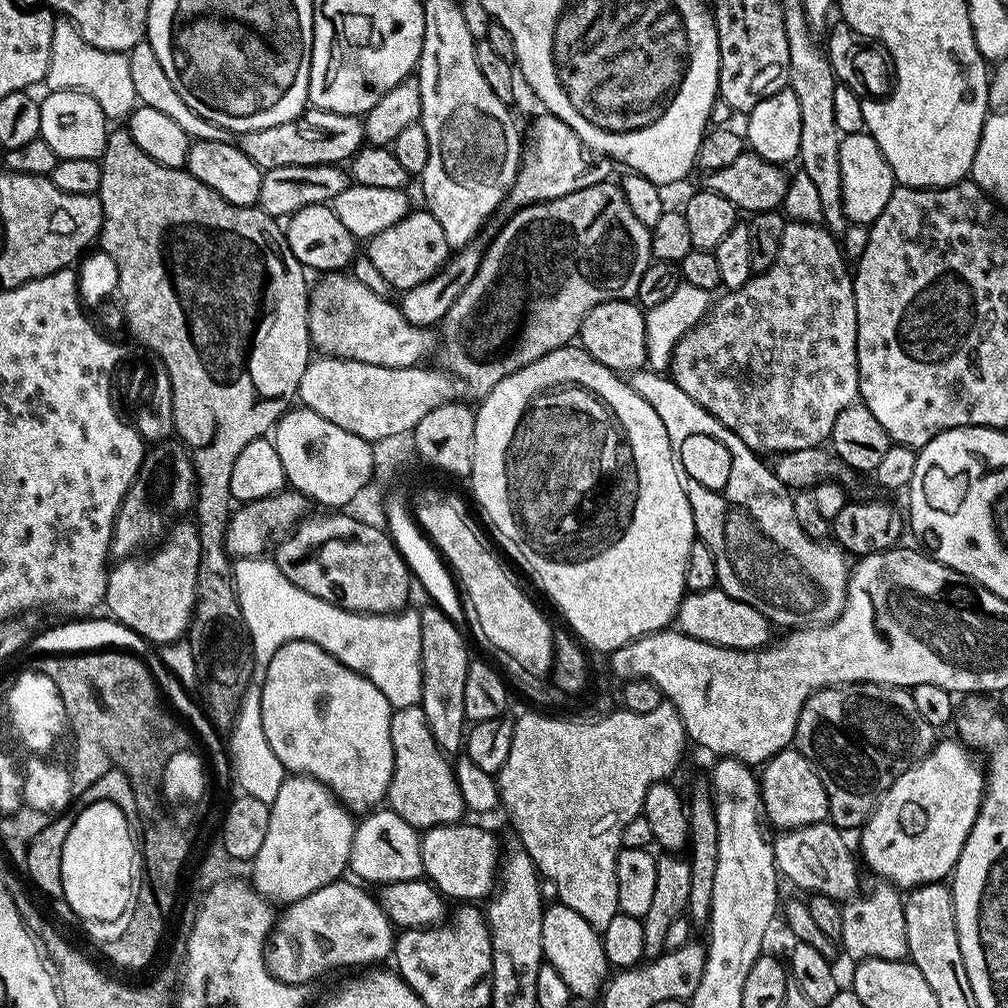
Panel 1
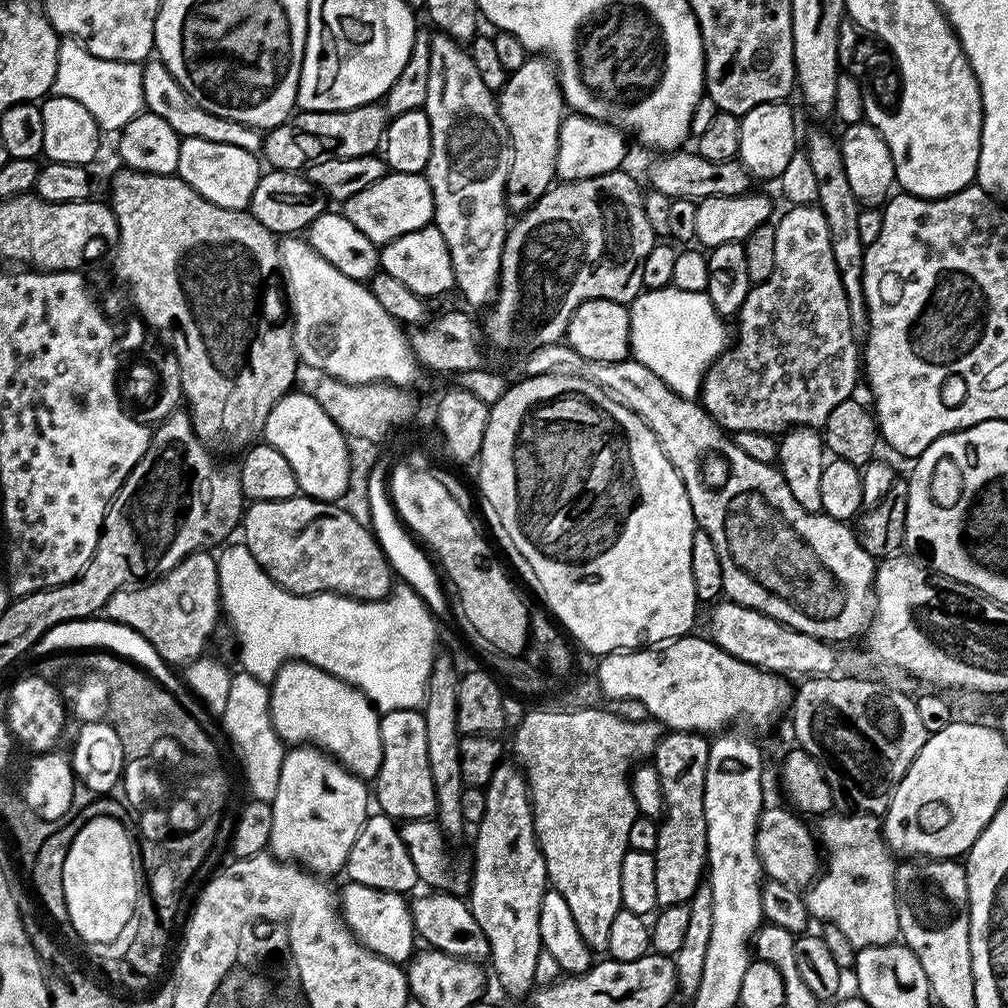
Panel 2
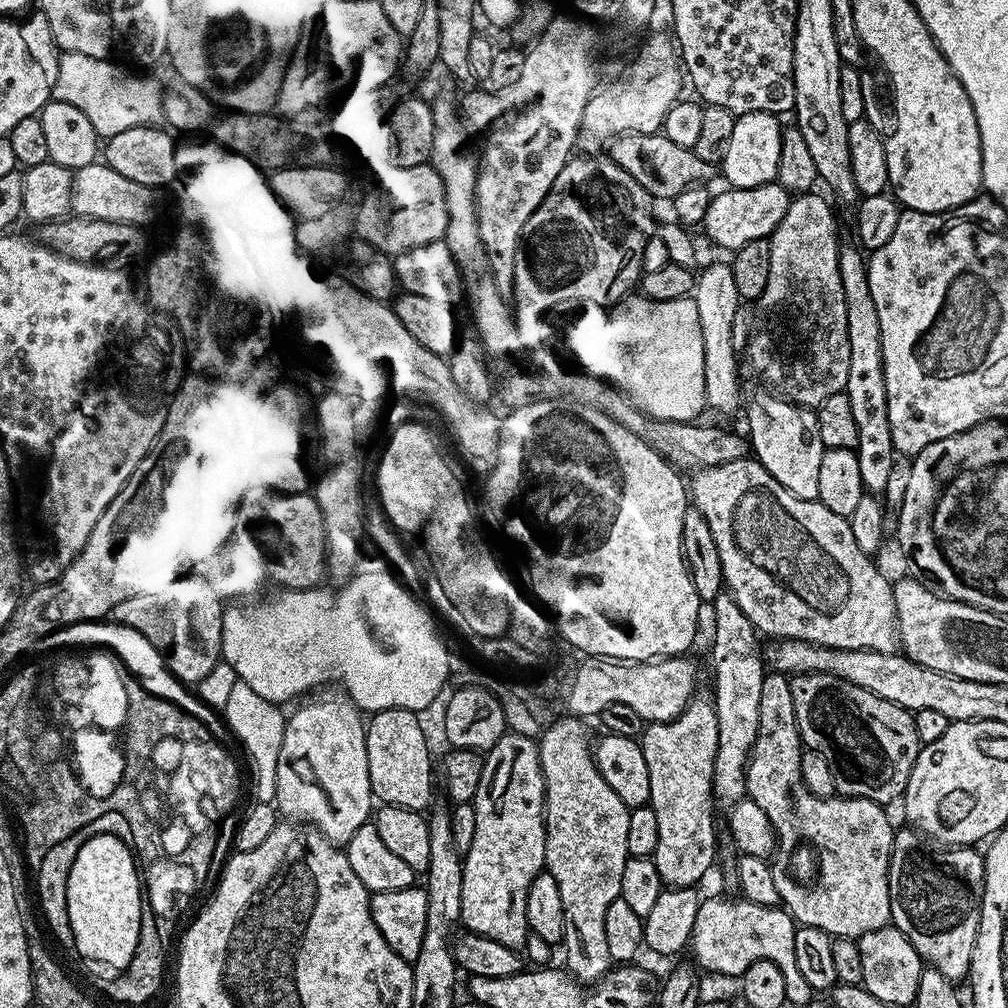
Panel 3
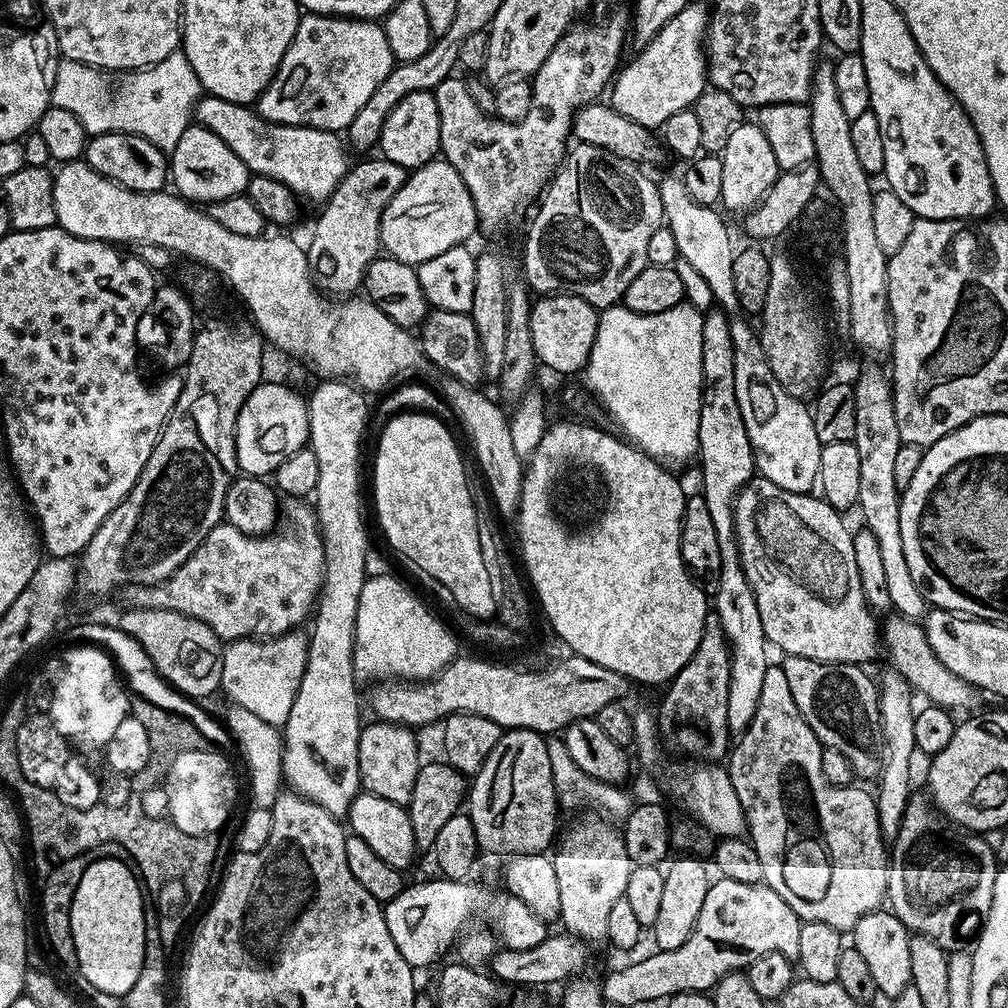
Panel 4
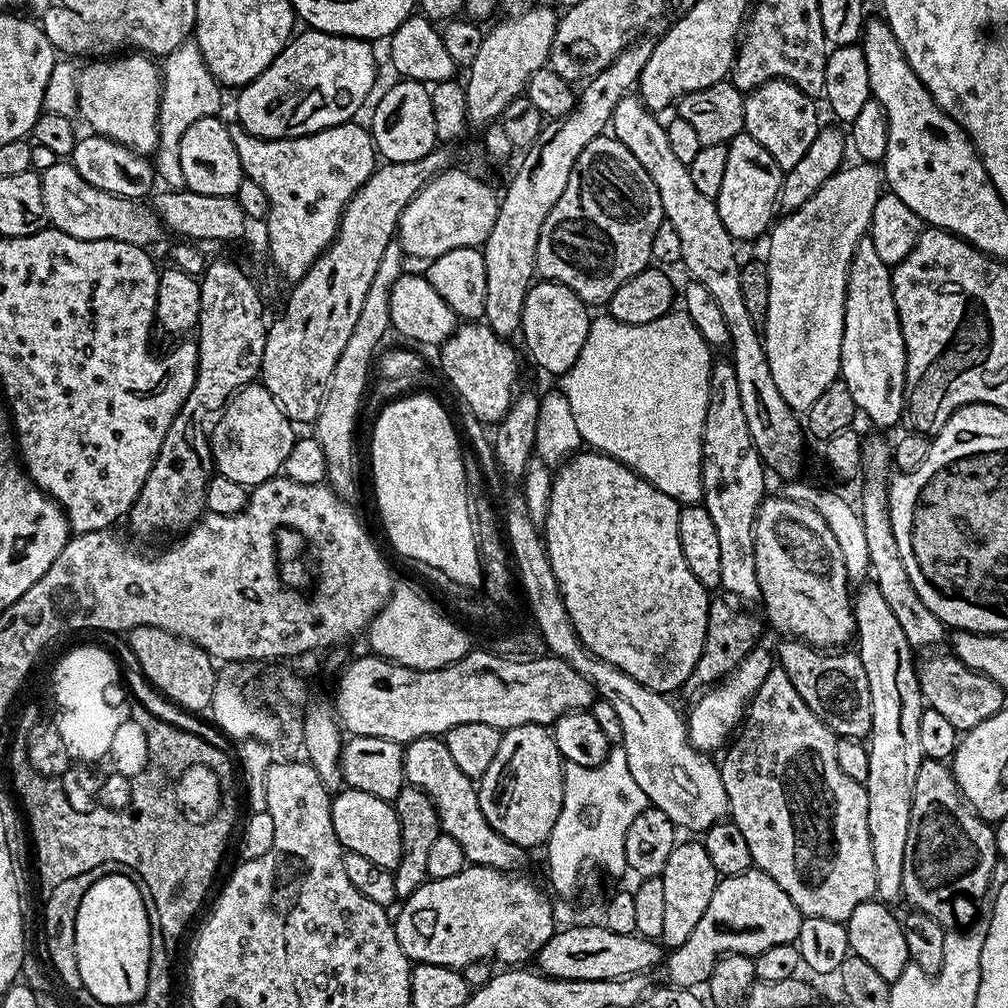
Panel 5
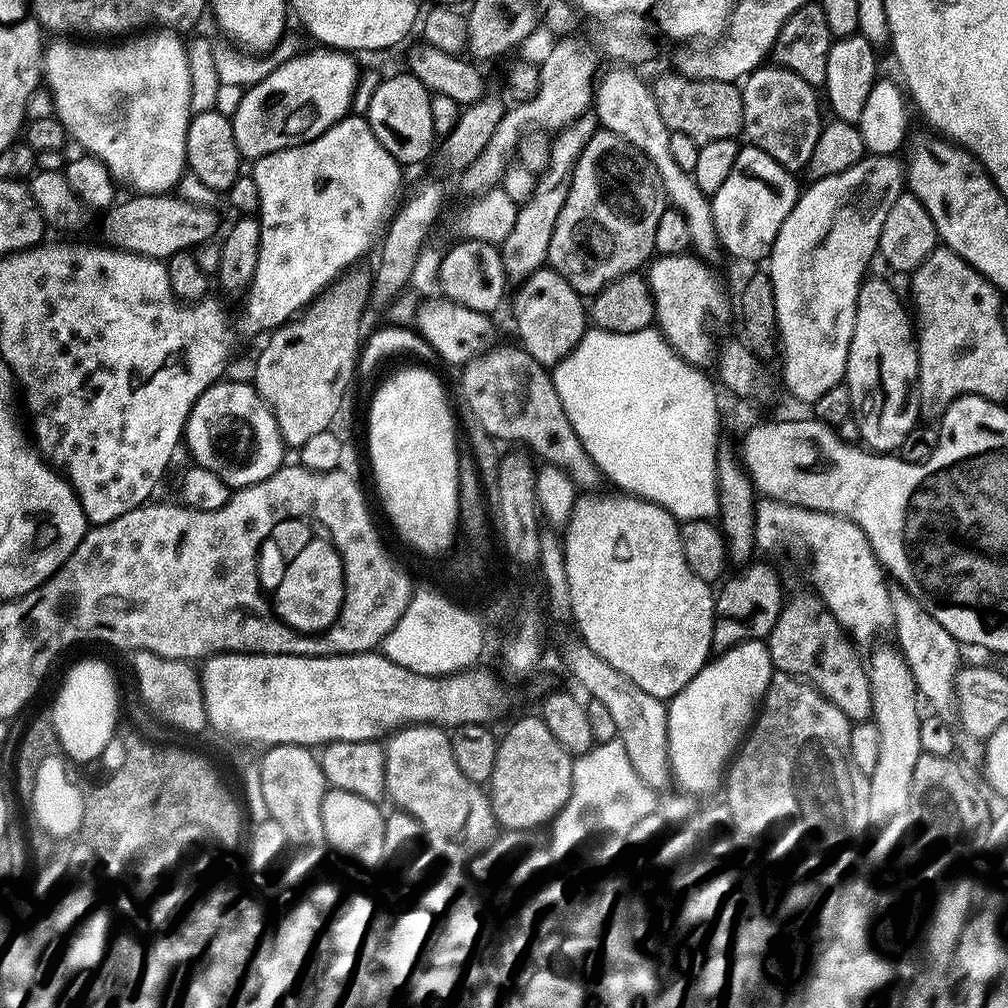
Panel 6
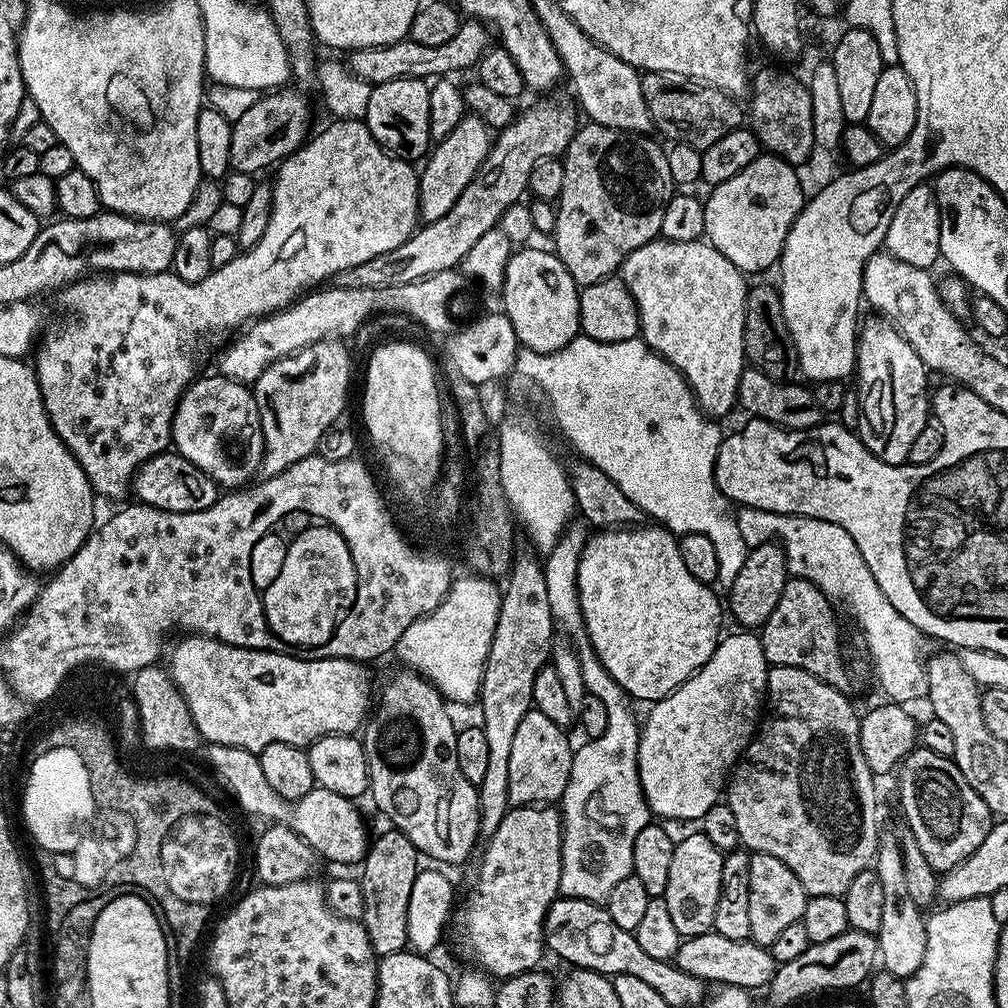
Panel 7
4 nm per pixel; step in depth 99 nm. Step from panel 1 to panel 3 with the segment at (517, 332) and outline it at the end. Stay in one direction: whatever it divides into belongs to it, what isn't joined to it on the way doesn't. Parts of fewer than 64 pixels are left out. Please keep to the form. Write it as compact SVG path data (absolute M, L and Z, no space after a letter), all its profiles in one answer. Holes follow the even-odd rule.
M600 154L573 155L568 164L562 166L562 174L558 174L558 178L554 178L554 186L550 186L550 190L544 201L538 206L538 210L534 210L534 214L530 214L530 222L526 222L522 241L523 248L520 255L516 257L516 265L514 266L516 285L512 287L510 297L511 303L514 305L514 319L521 329L538 327L540 319L551 308L558 307L560 303L568 304L571 300L576 300L575 302L586 304L615 306L637 287L642 275L642 250L646 250L648 237L654 232L654 224L652 228L652 204L654 205L654 200L645 188L638 186L638 182L634 182L634 178L630 178L630 174L626 174L626 170L622 170L622 166L618 166L610 158L604 157L603 160L602 157L603 155Z

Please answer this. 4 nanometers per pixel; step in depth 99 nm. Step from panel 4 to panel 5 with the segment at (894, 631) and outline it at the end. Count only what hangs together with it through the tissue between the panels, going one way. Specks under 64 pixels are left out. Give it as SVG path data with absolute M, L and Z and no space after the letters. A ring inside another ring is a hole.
M932 656L929 660L919 661L920 689L927 707L938 710L938 714L942 714L956 729L965 733L978 726L978 722L986 722L986 718L1005 708L1006 694L998 682L989 676L970 670L961 660L948 656Z

